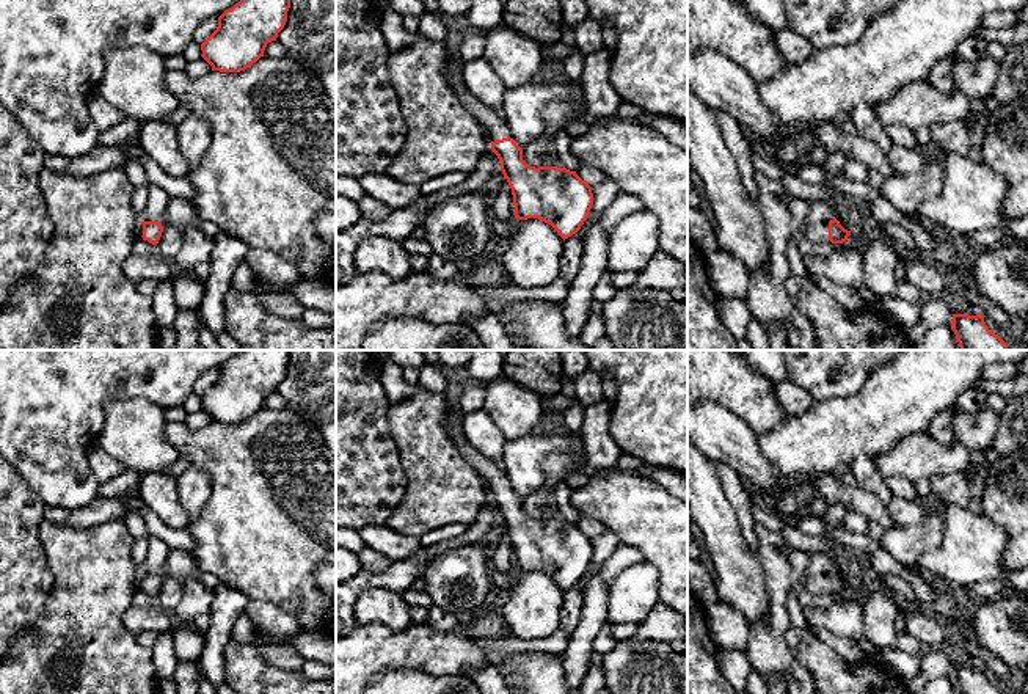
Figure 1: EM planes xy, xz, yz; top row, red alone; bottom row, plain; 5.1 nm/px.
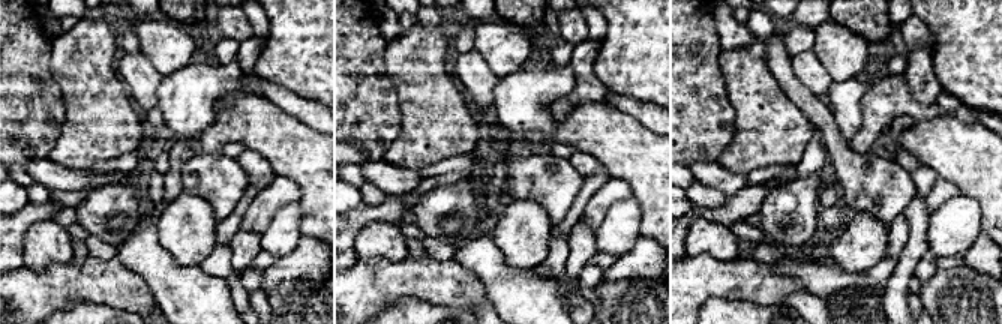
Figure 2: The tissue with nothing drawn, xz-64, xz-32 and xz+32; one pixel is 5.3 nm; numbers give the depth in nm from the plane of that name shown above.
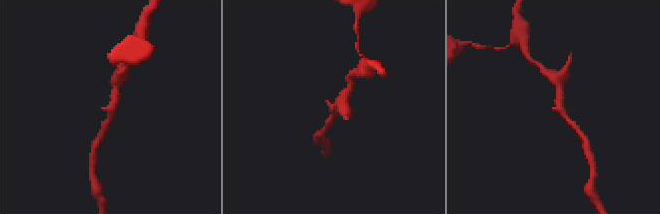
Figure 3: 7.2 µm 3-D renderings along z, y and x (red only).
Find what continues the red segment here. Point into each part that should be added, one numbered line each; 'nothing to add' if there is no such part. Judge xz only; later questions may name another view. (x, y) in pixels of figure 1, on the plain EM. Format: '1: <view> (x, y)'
1: xz (495, 478)

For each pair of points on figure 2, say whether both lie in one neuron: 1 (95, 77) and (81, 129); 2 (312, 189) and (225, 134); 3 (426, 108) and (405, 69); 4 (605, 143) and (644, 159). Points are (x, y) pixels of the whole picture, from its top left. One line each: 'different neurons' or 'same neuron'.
1: same neuron
2: same neuron
3: same neuron
4: same neuron

